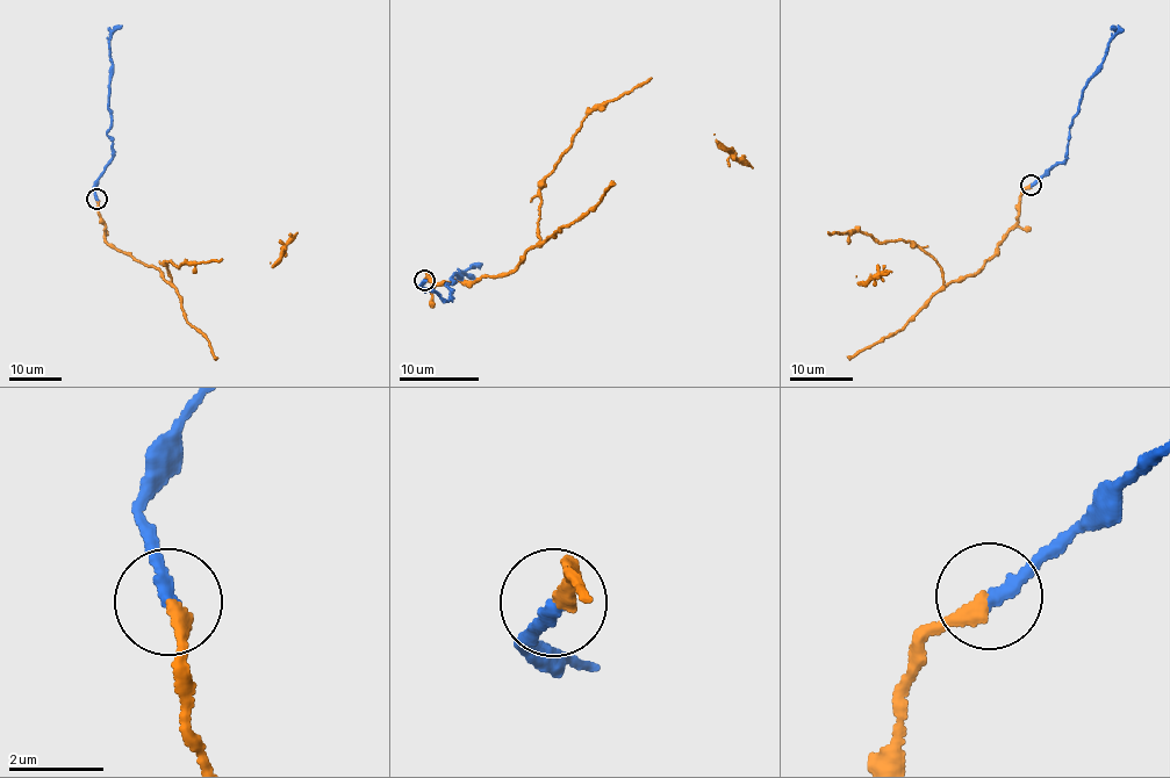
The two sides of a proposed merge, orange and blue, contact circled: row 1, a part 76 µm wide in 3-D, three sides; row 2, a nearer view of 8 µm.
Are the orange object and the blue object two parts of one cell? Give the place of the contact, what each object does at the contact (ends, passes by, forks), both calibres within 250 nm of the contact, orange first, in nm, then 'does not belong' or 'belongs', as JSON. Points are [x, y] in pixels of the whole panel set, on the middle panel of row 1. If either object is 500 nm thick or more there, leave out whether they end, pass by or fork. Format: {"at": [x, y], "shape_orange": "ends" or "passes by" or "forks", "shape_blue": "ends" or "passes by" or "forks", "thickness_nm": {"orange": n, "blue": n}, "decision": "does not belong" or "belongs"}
{"at": [424, 280], "shape_orange": "ends", "shape_blue": "ends", "thickness_nm": {"orange": 320, "blue": 280}, "decision": "belongs"}

